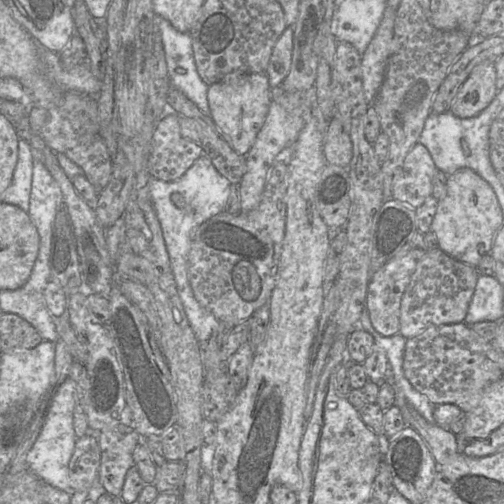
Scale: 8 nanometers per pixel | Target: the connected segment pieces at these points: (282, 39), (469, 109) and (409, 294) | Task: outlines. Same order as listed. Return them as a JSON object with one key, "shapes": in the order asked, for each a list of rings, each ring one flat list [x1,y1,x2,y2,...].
{"shapes":[[[287,26,273,47,265,72,271,89,280,86,288,75,291,67,292,50,293,27]],[[482,62,463,83,450,111,462,119,475,117,490,105,497,92,495,64]],[[440,248,429,249,418,260,415,272,406,288,400,308,400,334,410,339,430,326,464,322,469,304,475,292,479,276,477,267,461,262,445,253]]]}

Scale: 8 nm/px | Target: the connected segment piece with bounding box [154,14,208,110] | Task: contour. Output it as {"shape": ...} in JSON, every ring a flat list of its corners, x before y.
{"shape":[[156,14,154,24,161,34,171,87,181,91,201,110,199,103,207,98,208,85,197,72,190,33,179,32]]}

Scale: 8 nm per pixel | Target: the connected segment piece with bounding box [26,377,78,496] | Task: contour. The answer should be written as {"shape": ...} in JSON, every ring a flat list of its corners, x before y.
{"shape":[[67,377,53,392,41,432,26,458,29,469,42,481,67,491,70,496,75,491,70,488,69,461,77,440,73,420,77,403,76,384]]}

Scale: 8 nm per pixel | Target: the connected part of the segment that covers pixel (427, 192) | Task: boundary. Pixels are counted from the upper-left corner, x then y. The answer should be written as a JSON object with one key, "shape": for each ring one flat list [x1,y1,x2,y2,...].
{"shape":[[416,143,395,171,392,197,417,209,432,196,435,173,430,152,422,143]]}

